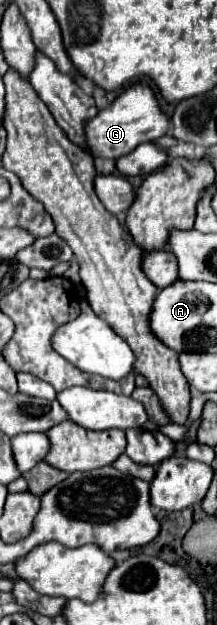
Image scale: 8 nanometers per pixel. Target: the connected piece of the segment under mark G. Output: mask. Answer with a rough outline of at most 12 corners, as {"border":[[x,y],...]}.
{"border":[[148,84],[128,86],[86,126],[90,152],[118,160],[166,136]]}

